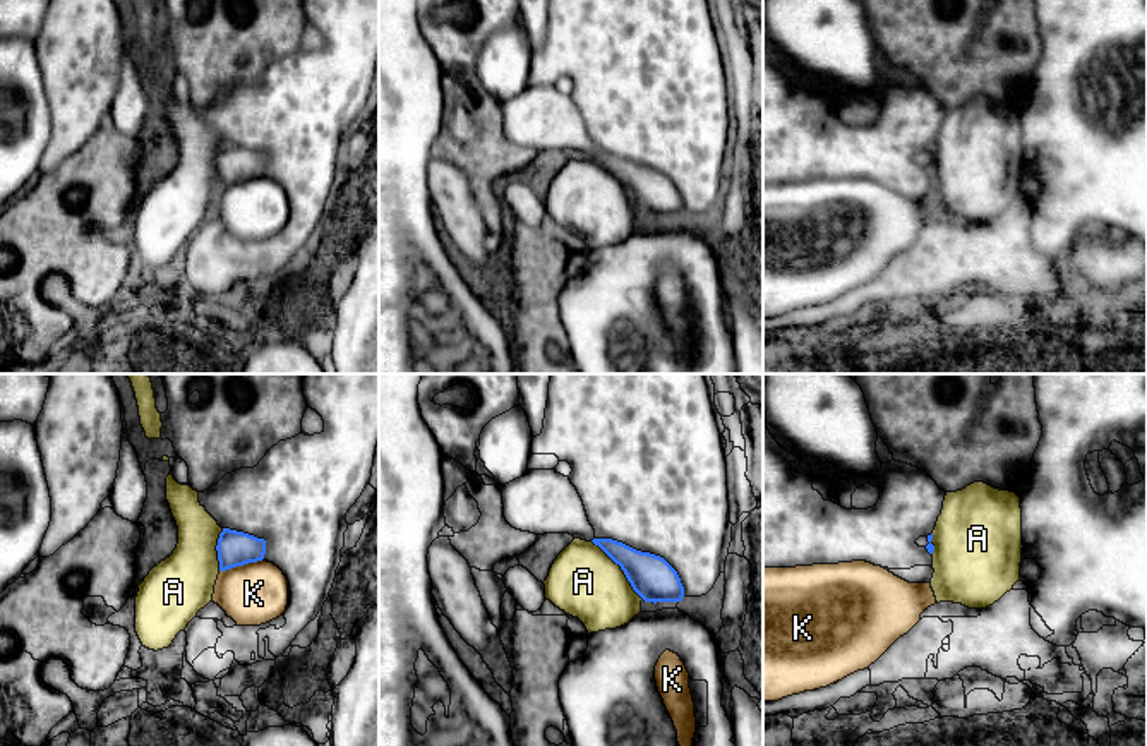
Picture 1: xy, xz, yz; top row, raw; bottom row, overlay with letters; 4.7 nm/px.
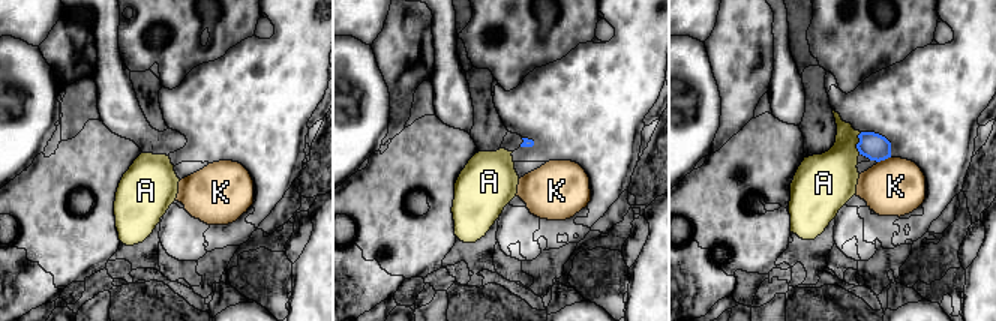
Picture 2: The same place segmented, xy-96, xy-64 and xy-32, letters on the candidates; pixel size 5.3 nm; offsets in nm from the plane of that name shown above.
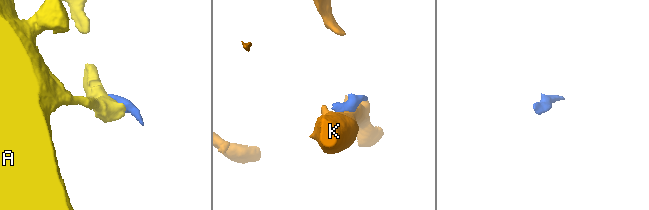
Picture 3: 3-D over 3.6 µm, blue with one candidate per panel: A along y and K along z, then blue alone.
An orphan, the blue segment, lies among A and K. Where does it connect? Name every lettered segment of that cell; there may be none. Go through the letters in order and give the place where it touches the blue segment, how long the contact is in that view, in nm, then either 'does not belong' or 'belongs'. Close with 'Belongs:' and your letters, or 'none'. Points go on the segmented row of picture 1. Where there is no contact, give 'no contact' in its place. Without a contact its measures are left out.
A: meets blue in xz at (621, 568); contact 380 nm long; does not belong
K: meets blue in xy at (240, 565); contact 220 nm long; does not belong
Belongs: none

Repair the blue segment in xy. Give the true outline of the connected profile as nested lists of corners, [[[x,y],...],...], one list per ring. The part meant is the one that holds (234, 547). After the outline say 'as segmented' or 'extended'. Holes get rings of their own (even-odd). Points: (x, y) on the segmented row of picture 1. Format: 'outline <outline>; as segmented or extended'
outline [[[223,528],[218,538],[219,571],[226,571],[249,563],[264,559],[266,540],[254,535]]]; as segmented

